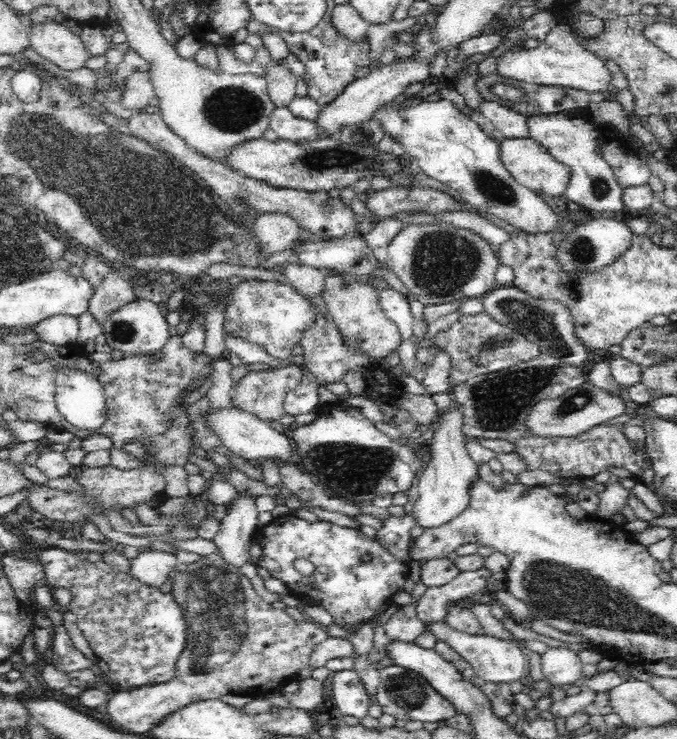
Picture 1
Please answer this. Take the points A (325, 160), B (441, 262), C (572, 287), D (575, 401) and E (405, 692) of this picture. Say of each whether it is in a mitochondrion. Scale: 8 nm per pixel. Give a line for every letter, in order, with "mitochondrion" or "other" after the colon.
A: mitochondrion
B: mitochondrion
C: mitochondrion
D: mitochondrion
E: mitochondrion

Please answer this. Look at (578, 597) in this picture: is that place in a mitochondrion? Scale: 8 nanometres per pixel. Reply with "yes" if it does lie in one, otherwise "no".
yes

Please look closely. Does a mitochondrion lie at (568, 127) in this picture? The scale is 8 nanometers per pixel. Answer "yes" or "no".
no

